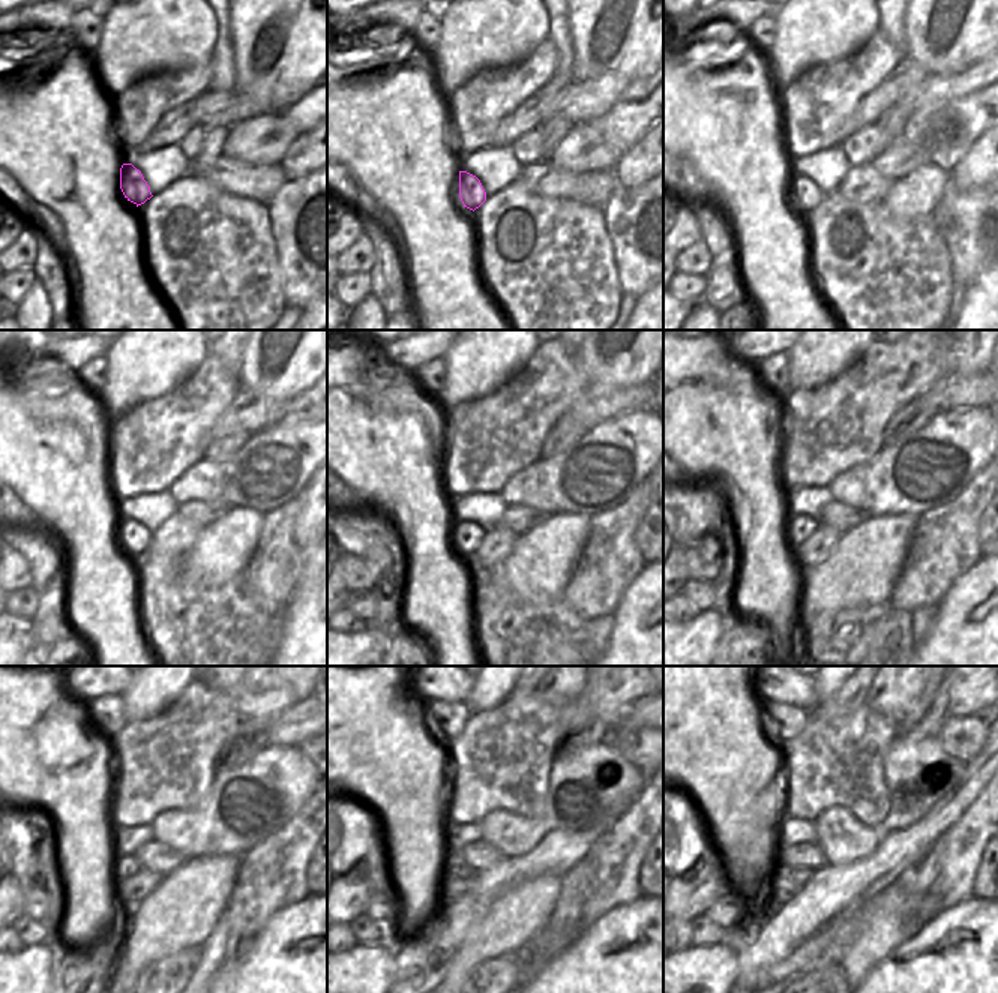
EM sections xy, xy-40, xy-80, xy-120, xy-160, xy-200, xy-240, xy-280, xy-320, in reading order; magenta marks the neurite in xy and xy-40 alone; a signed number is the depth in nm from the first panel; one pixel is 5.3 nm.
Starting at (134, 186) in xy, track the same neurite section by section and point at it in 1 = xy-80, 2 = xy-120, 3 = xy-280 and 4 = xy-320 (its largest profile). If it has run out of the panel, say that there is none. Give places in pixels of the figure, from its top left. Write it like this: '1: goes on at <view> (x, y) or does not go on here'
1: goes on at xy-80 (805, 194)
2: goes on at xy-120 (134, 537)
3: goes on at xy-280 (456, 872)
4: goes on at xy-320 (788, 881)

